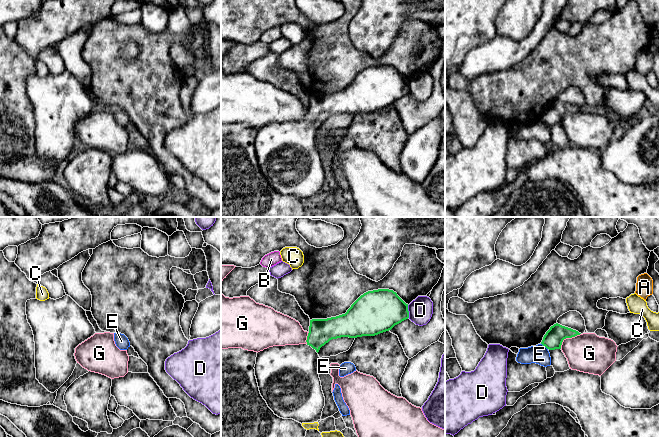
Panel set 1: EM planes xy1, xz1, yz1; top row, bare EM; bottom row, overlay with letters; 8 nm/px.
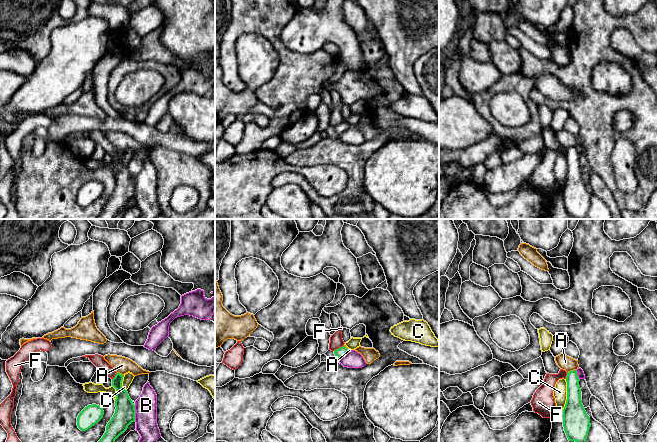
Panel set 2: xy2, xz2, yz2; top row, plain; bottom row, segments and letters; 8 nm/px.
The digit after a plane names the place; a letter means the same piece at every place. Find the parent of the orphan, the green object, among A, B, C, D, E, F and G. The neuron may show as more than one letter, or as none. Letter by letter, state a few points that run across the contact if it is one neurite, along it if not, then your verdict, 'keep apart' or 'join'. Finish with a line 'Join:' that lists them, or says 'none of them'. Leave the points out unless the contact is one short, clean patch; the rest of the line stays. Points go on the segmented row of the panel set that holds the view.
A: yz2 (575, 369), (567, 373) | keep apart
B: keep apart
C: yz2 (566, 379), (566, 403), (563, 409) | keep apart
D: keep apart
E: yz1 (541, 343), (547, 349) | keep apart
F: xz2 (343, 345), (333, 350) | keep apart
G: yz1 (580, 333), (566, 337), (560, 348) | keep apart
Join: none of them

